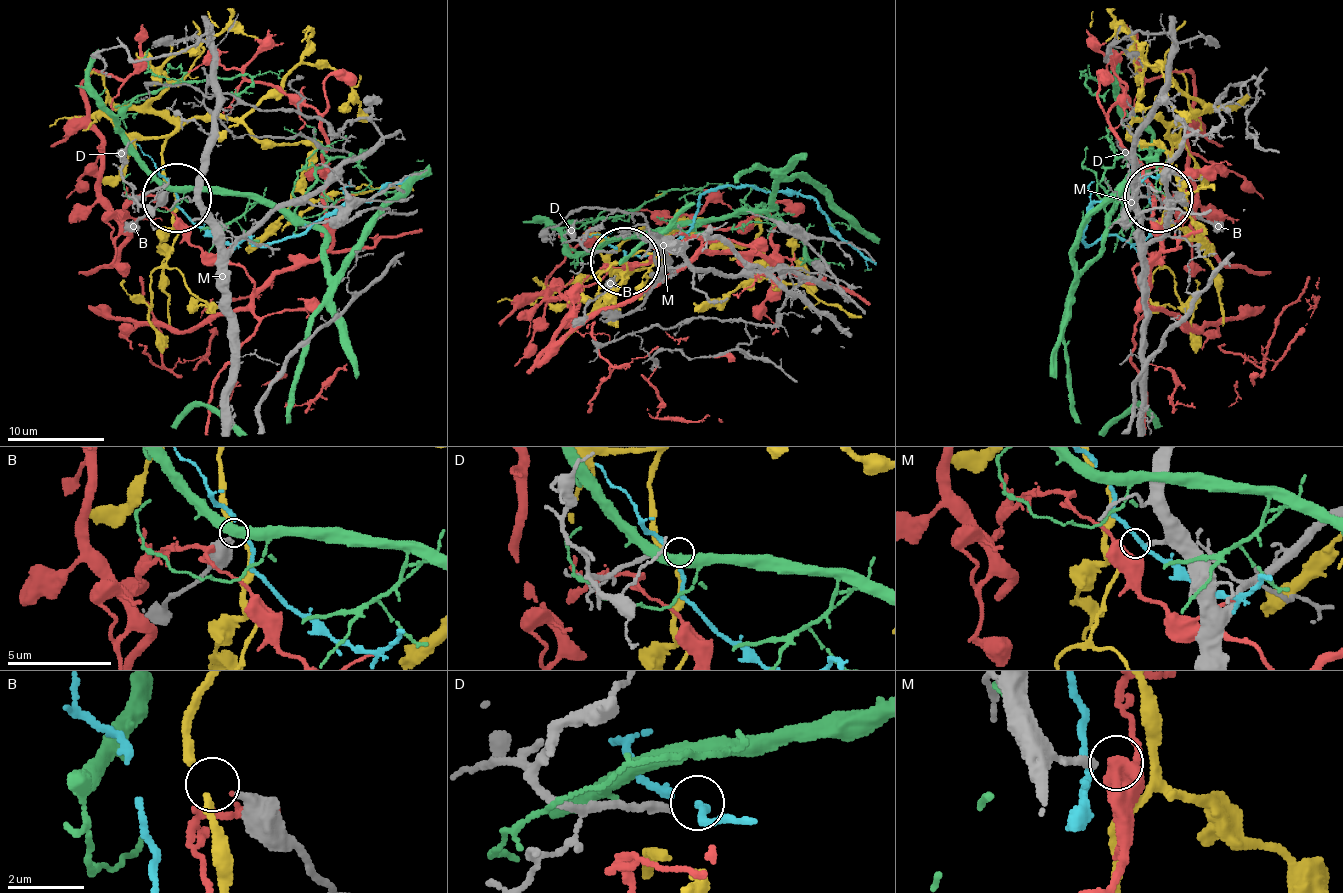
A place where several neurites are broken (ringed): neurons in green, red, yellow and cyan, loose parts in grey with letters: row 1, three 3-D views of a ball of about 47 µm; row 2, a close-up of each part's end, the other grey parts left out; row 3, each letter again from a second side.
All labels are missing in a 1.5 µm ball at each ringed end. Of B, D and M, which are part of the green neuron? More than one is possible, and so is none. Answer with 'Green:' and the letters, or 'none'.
Green: none

